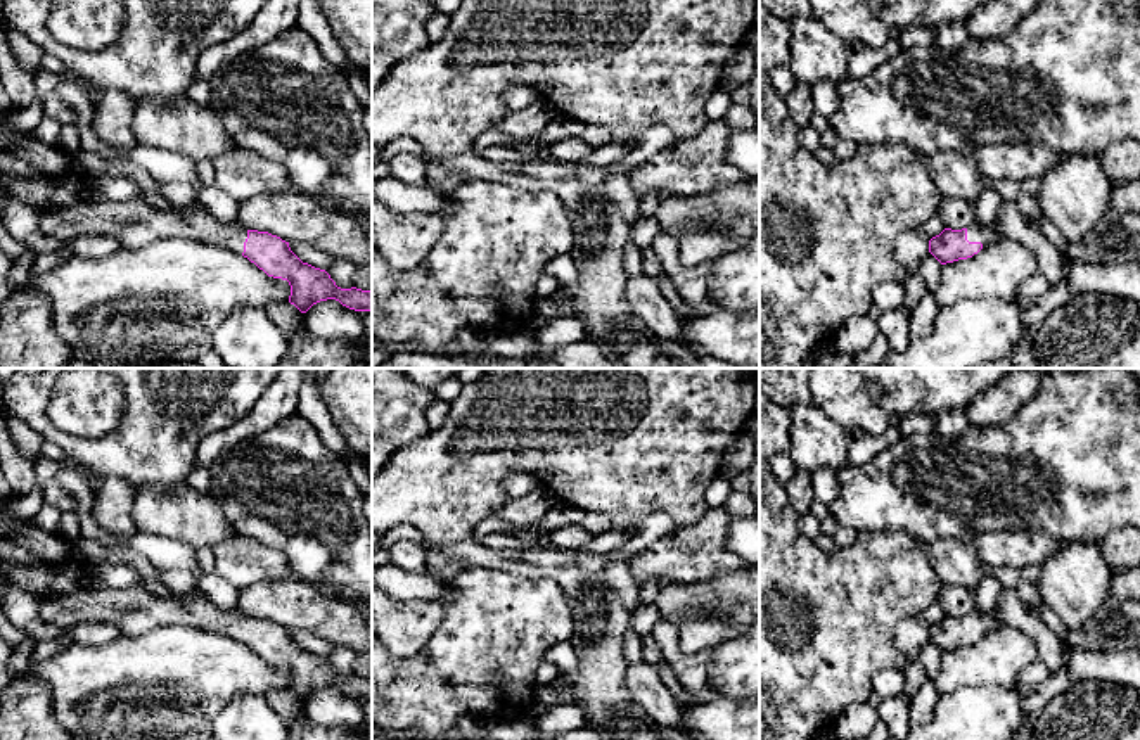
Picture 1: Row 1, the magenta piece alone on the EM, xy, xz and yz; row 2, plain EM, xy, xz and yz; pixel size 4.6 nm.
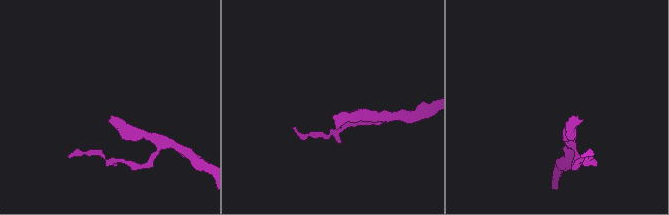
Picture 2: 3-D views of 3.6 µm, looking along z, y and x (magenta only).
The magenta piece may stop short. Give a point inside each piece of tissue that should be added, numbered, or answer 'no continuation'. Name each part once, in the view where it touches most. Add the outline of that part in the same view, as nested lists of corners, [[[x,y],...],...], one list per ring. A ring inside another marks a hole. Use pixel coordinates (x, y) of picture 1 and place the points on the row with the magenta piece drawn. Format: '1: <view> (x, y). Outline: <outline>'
1: yz (985, 234). Outline: [[[972,223],[970,226],[967,226],[969,242],[981,242],[983,247],[986,247],[991,242],[996,242],[998,239],[1003,239],[998,223],[995,223],[995,225]]]

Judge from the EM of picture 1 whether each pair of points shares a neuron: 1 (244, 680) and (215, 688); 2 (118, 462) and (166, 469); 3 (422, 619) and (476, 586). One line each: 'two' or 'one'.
1: one
2: one
3: two

